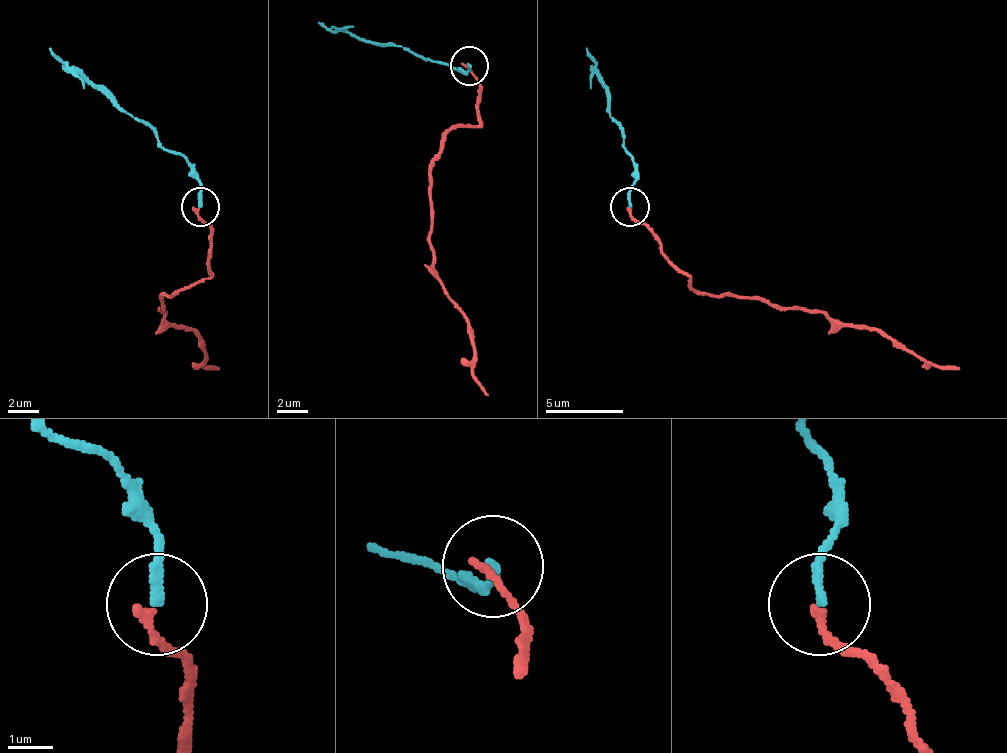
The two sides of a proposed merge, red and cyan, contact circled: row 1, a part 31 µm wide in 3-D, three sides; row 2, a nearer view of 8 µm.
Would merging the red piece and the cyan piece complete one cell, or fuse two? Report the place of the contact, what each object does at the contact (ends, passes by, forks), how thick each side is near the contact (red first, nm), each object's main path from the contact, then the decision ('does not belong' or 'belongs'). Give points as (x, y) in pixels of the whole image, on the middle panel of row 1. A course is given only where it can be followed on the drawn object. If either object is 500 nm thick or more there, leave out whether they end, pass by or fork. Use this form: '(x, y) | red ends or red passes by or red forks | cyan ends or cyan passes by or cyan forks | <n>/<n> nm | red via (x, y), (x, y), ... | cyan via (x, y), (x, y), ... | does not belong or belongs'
(469, 65) | red ends | cyan ends | 200/200 nm | red via (466, 64), (478, 84), (478, 122), (447, 134), (431, 169), (431, 258), (470, 332), (474, 378), (489, 394) | cyan via (470, 64), (454, 68), (423, 60), (400, 45), (334, 33), (319, 22) | does not belong

